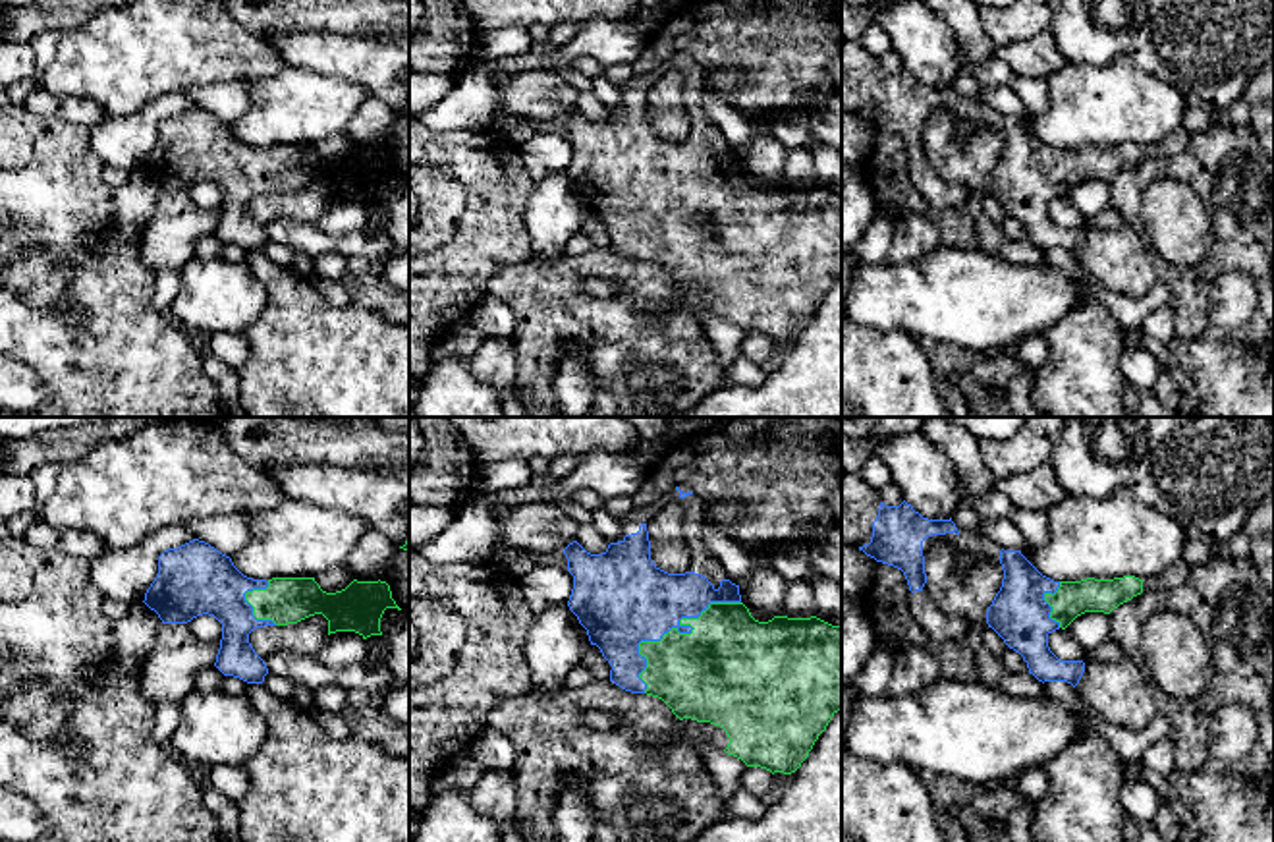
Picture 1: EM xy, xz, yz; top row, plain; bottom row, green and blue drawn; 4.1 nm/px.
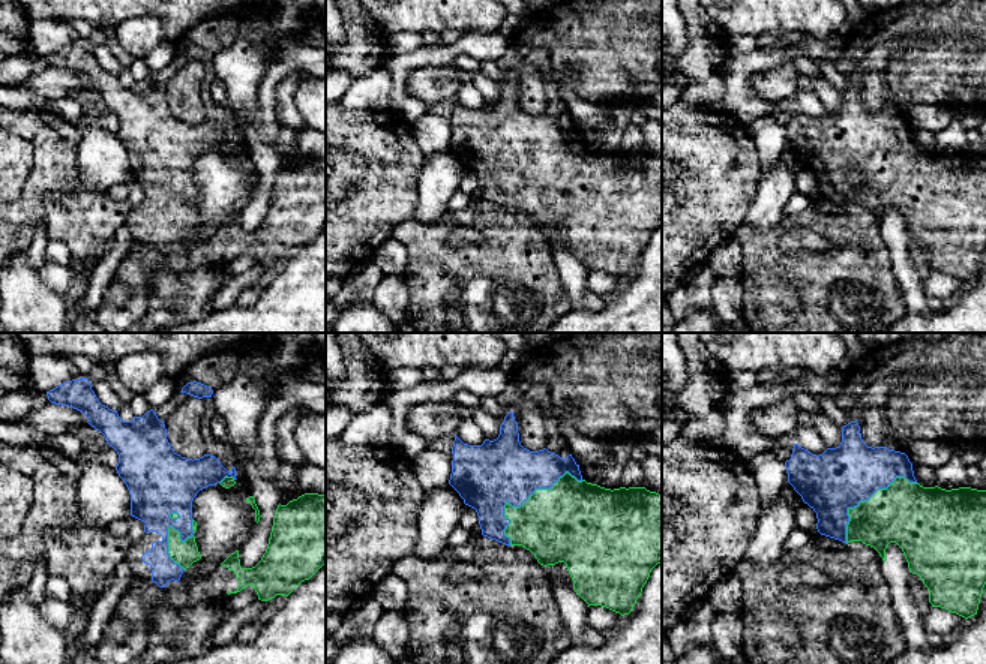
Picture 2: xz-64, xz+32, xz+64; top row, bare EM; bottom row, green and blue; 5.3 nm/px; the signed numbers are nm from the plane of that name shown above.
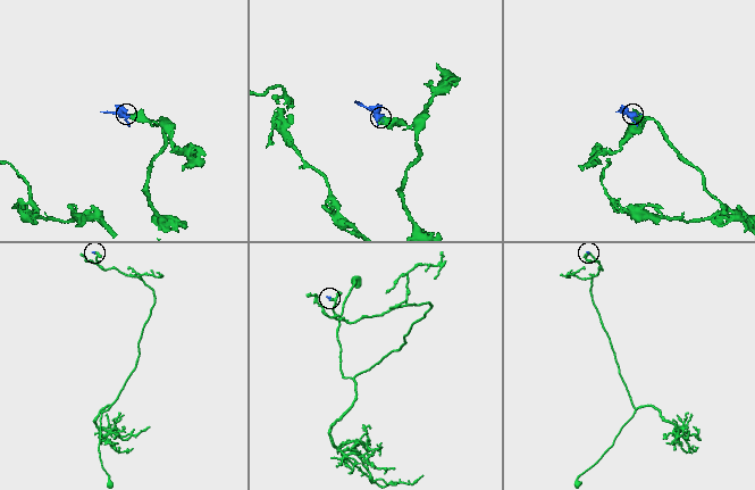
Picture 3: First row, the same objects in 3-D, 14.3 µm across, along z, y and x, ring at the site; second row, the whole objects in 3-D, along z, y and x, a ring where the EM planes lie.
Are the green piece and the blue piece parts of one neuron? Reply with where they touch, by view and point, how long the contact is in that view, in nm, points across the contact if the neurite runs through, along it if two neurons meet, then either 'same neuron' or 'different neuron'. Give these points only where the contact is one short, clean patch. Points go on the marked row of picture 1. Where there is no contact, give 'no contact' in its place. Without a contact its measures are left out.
xz (668, 632) | 550 nm | same neuron

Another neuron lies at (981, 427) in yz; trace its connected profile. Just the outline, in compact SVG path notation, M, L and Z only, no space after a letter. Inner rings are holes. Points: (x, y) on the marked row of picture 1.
M944 417L957 423L969 435L981 440L1006 440L1013 436L1027 417Z

